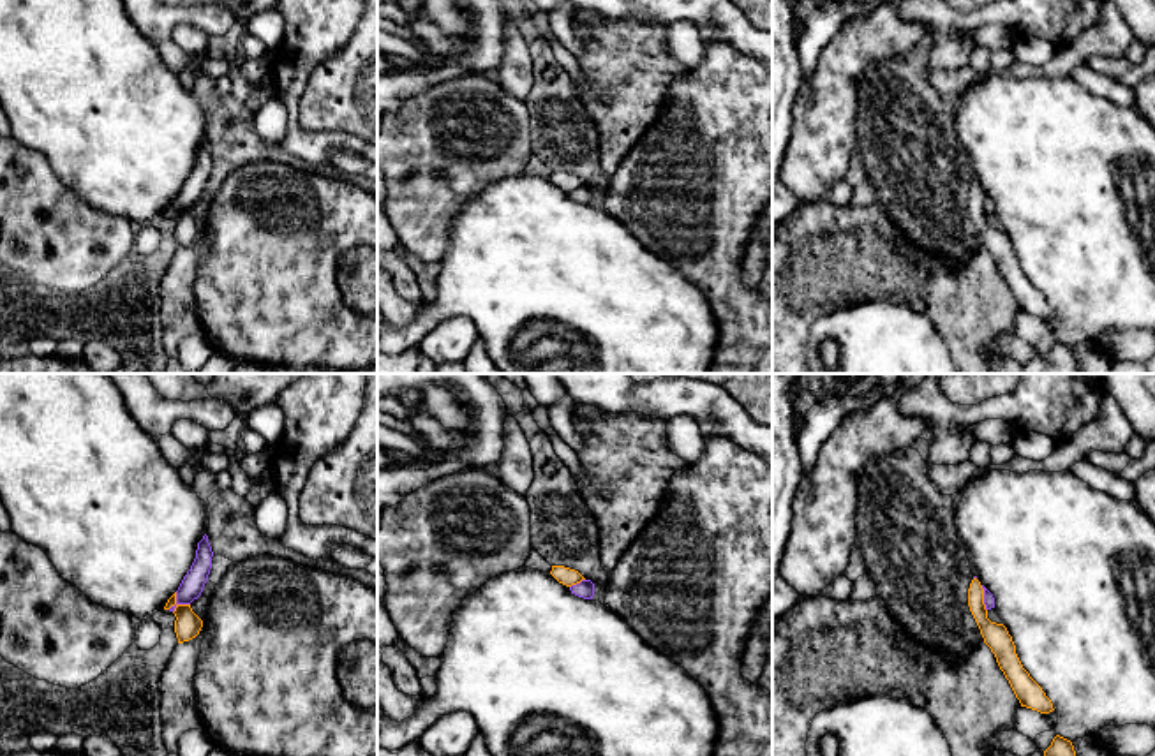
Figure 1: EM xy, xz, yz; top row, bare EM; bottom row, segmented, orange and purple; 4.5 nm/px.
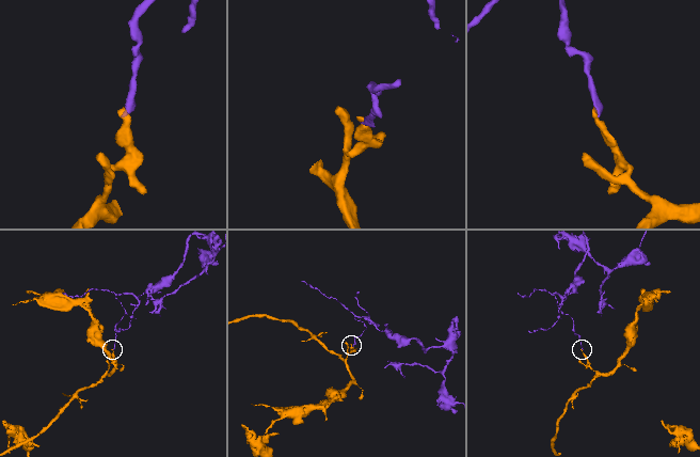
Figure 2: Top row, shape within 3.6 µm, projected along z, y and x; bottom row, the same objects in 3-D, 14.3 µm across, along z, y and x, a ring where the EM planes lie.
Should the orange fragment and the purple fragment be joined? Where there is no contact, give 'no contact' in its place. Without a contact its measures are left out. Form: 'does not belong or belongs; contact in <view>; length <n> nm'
does not belong; contact in xy; length 110 nm

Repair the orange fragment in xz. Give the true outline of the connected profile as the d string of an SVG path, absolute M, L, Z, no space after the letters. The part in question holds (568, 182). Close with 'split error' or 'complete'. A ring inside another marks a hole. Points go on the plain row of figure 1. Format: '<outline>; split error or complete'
M552 171L550 180L563 190L571 192L585 185L578 176L564 173L564 171Z; complete

